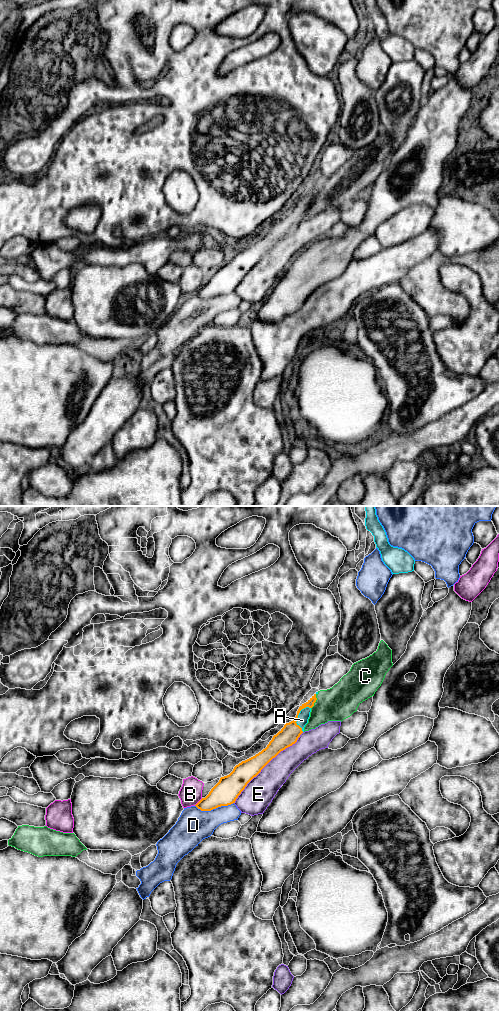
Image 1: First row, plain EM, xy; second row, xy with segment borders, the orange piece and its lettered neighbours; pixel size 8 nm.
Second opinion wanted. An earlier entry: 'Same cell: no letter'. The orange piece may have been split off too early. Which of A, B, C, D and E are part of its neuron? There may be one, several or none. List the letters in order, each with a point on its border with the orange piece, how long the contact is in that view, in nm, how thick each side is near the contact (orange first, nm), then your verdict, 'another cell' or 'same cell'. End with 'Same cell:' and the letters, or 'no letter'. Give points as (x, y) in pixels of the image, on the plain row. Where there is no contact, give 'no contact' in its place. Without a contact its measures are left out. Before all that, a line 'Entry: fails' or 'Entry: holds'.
Entry: fails
A: contact xy (297, 205); length 220 nm; calibres 160 and 90 nm; same cell
B: contact xy (199, 289); length 90 nm; calibres 200 and 180 nm; another cell
C: contact xy (315, 189); length 130 nm; calibres 60 and 280 nm; another cell
D: contact xy (214, 296); length 320 nm; calibres 200 and 260 nm; another cell
E: contact xy (266, 252); length 800 nm; calibres 170 and 240 nm; another cell
Same cell: A

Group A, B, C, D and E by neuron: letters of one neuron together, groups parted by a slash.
A / B C / D / E

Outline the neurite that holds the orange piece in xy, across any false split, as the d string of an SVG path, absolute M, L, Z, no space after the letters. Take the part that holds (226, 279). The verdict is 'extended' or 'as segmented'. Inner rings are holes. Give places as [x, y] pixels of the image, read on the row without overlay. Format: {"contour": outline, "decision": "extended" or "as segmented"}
{"contour": "M314 182L306 191L299 195L294 208L286 211L273 224L265 237L236 253L229 263L221 265L209 282L205 286L202 286L195 294L201 299L211 299L218 295L235 291L247 272L273 246L297 230L300 223L304 220L304 215L310 205L311 196L314 194L316 188L316 182Z", "decision": "extended"}

